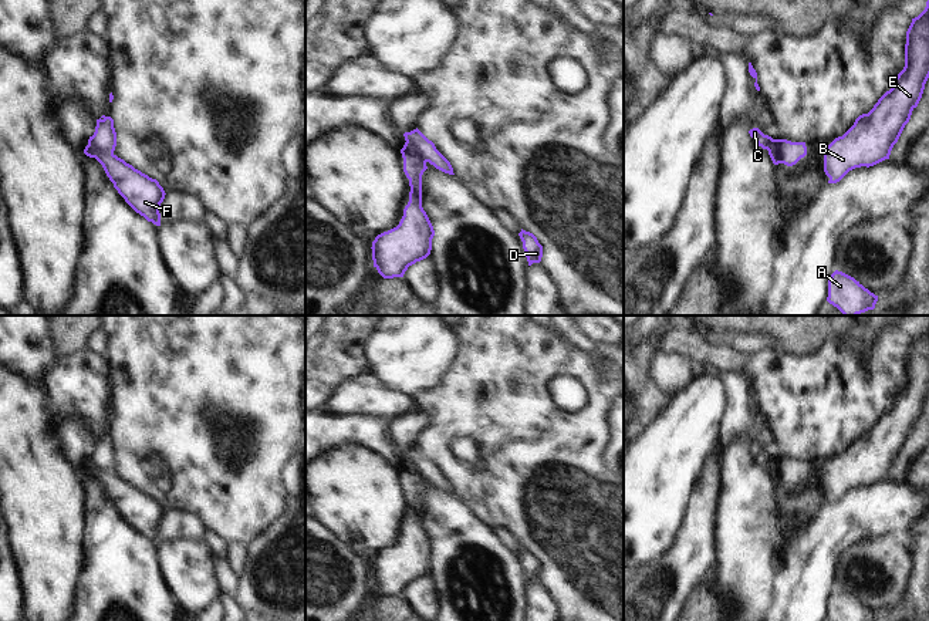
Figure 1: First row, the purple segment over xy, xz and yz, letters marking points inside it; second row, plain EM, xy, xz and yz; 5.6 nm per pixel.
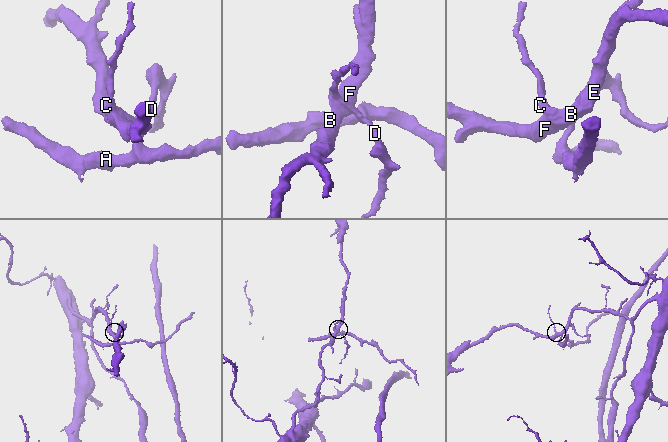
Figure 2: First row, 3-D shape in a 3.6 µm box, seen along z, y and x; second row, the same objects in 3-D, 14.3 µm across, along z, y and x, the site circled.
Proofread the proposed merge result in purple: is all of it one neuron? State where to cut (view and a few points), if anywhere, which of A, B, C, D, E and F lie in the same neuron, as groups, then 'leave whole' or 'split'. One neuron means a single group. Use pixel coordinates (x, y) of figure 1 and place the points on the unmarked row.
xy (88, 461), (104, 471), (112, 472) | A C D / B E F | split

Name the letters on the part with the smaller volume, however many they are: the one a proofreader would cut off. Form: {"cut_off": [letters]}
{"cut_off": ["A", "C", "D"]}

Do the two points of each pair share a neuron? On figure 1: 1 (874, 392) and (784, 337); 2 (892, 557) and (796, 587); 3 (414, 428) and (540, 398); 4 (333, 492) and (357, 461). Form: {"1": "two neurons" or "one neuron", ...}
{"1": "two neurons", "2": "two neurons", "3": "two neurons", "4": "one neuron"}

